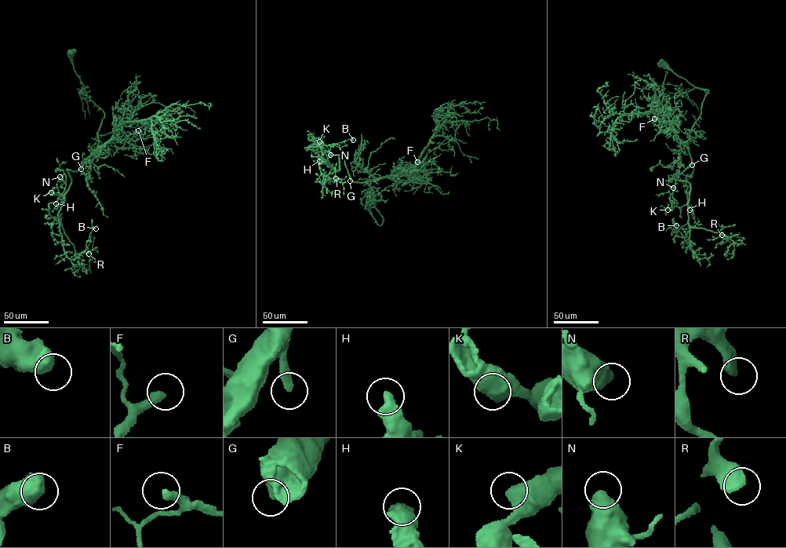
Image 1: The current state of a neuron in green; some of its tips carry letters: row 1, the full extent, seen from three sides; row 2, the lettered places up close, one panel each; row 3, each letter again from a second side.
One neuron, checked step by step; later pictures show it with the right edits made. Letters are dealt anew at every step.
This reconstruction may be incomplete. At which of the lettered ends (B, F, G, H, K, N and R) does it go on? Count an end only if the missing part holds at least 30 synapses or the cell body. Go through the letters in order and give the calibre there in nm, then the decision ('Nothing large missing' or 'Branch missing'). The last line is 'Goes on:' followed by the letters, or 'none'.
B: Thickness 650 nm. Nothing large missing
F: Thickness 320 nm. Nothing large missing
G: Thickness 340 nm. Nothing large missing
H: Thickness 650 nm. Nothing large missing
K: Thickness 650 nm. Nothing large missing
N: Thickness 650 nm. Nothing large missing
R: Thickness 550 nm. Nothing large missing
Goes on: none

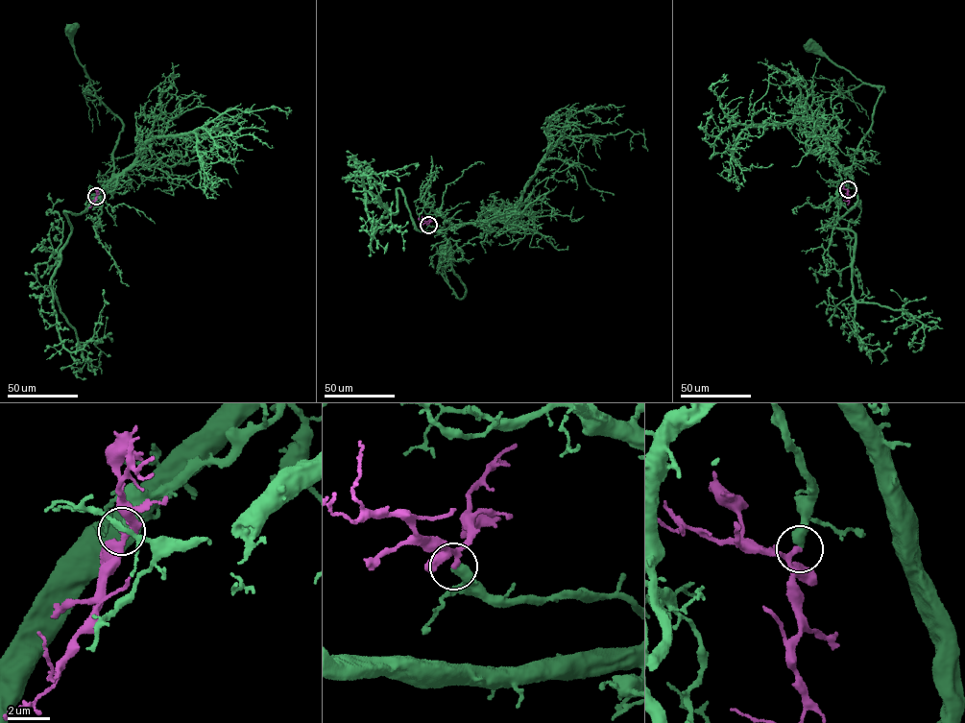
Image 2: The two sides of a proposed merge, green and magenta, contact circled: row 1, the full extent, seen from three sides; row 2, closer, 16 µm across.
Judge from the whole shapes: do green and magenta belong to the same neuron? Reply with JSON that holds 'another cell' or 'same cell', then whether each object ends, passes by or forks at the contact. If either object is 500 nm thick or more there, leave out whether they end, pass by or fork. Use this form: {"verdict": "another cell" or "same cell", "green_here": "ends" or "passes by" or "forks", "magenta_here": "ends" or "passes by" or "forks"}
{"verdict": "same cell", "green_here": "ends", "magenta_here": "passes by"}

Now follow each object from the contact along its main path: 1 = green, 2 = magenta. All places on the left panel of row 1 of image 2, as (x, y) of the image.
1: (96, 195), (110, 181), (113, 149), (123, 123), (91, 86), (75, 53), (72, 30)
2: (96, 195), (88, 207)

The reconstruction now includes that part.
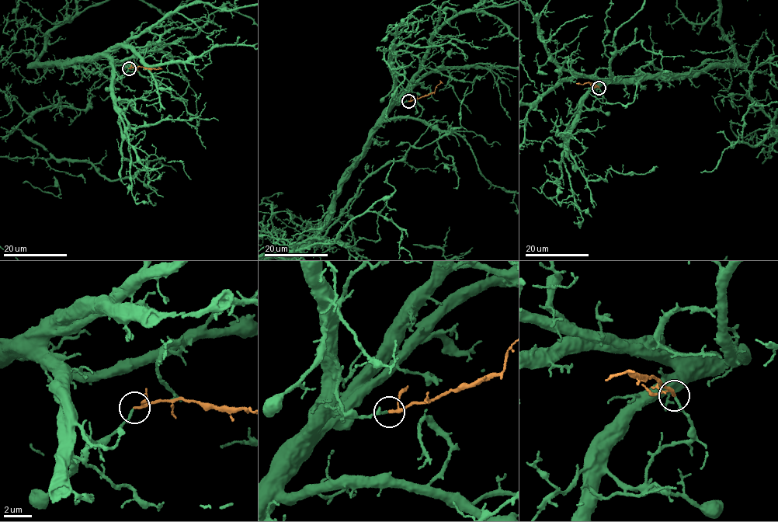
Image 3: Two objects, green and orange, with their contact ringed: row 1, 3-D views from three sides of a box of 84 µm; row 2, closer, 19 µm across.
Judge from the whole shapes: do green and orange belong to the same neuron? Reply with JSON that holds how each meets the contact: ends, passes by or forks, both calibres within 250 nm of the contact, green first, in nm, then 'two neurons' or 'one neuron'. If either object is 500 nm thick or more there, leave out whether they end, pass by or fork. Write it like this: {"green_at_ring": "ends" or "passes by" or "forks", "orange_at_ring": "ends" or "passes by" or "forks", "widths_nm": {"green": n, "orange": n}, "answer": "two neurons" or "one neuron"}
{"green_at_ring": "ends", "orange_at_ring": "passes by", "widths_nm": {"green": 170, "orange": 170}, "answer": "one neuron"}

